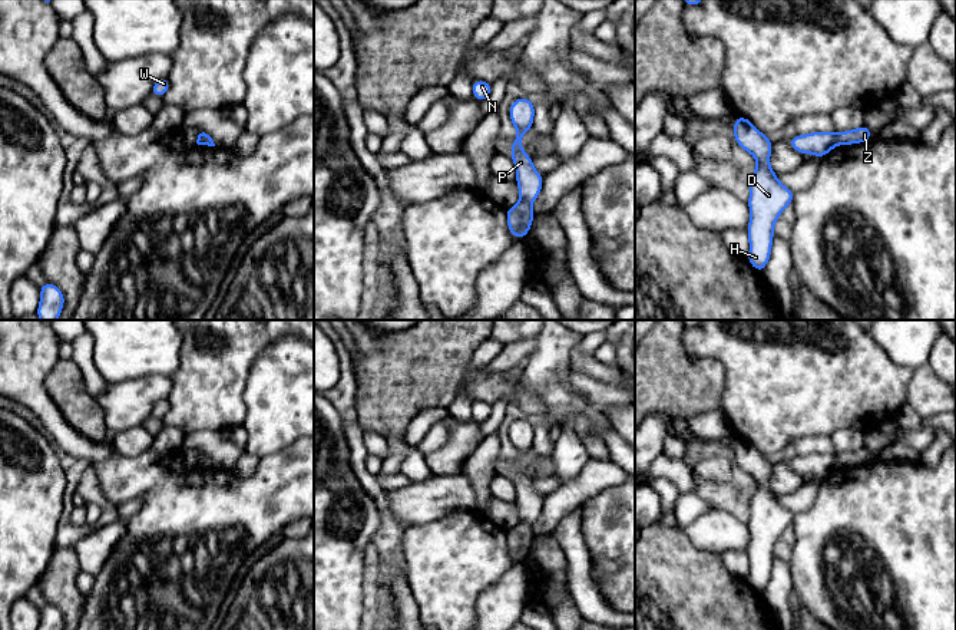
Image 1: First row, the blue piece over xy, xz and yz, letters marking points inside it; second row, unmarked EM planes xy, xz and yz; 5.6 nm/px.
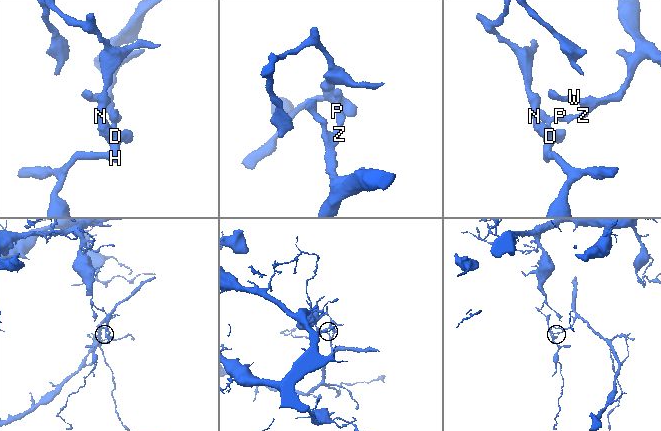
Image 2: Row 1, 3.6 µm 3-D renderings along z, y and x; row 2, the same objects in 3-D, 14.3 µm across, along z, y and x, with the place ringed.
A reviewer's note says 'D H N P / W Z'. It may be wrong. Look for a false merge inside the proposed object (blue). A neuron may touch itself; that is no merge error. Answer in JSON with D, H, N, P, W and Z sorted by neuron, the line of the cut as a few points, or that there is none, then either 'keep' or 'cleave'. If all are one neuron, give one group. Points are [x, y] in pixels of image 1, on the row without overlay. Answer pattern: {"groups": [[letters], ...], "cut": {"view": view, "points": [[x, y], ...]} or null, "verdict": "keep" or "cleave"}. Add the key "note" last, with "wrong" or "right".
{"groups": [["D", "H", "N", "P"], ["W", "Z"]], "cut": {"view": "xz", "points": [[520, 520], [531, 525]]}, "verdict": "cleave", "note": "right"}

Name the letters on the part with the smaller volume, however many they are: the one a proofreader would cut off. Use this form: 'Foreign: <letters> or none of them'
Foreign: W, Z

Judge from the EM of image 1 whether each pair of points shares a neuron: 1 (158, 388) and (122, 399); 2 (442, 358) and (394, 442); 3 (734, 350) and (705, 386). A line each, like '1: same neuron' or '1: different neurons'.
1: same neuron
2: different neurons
3: different neurons

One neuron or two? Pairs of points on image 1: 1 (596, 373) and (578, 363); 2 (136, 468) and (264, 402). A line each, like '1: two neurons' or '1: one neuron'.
1: one neuron
2: two neurons

